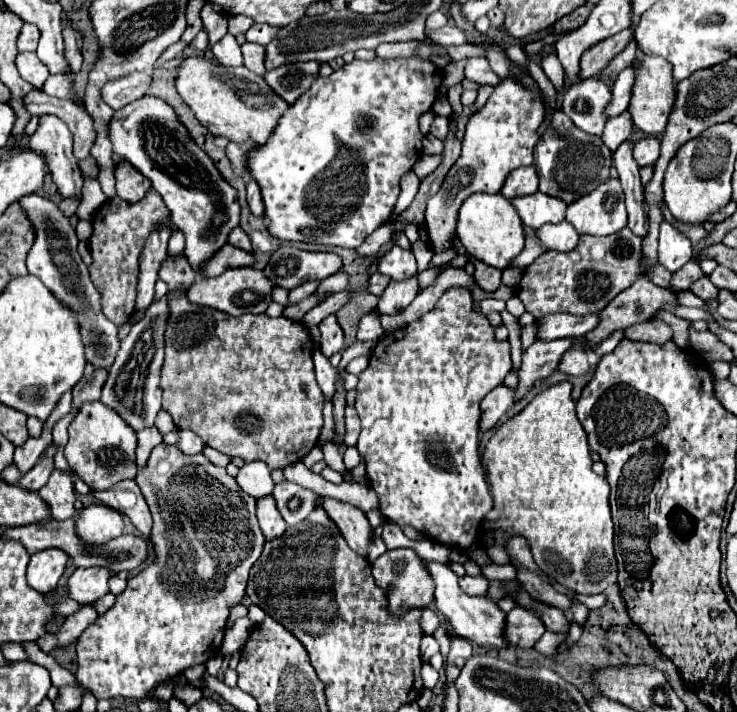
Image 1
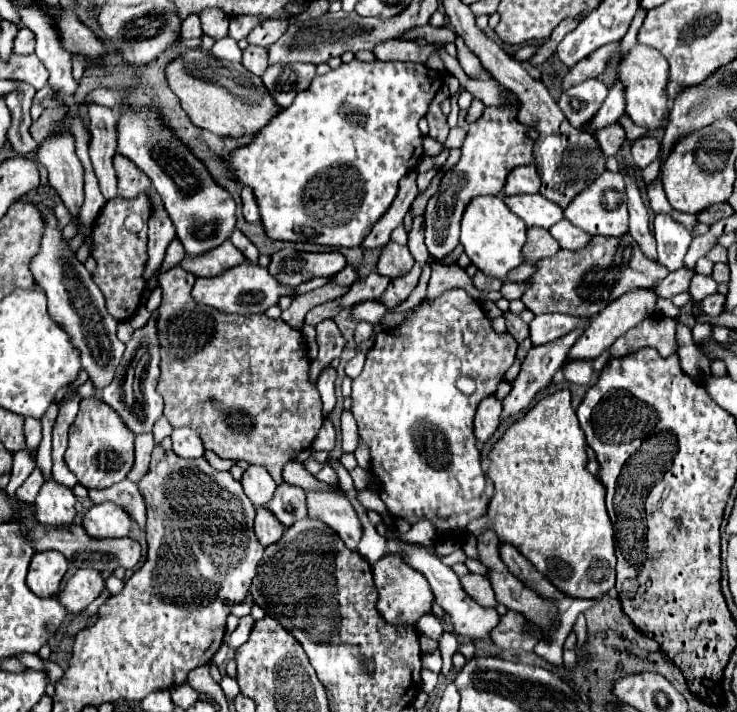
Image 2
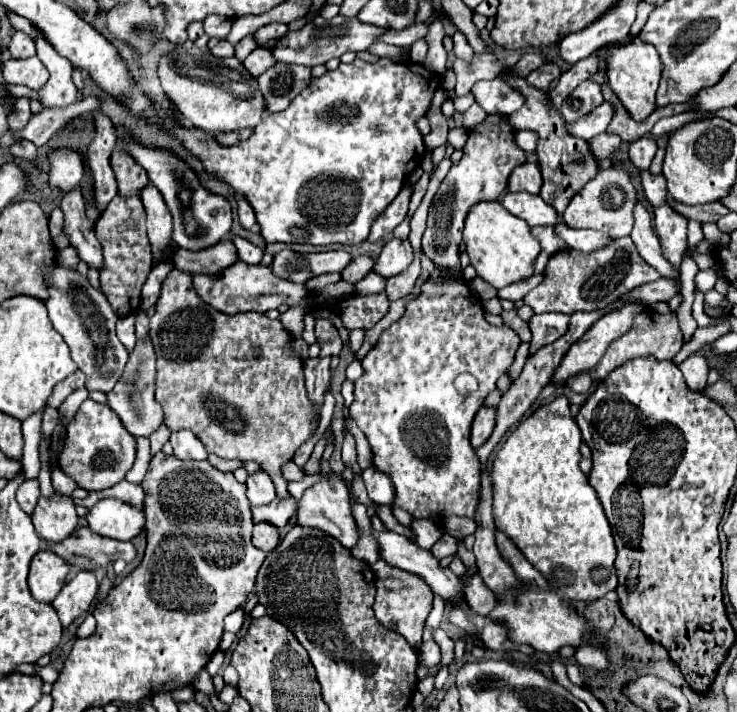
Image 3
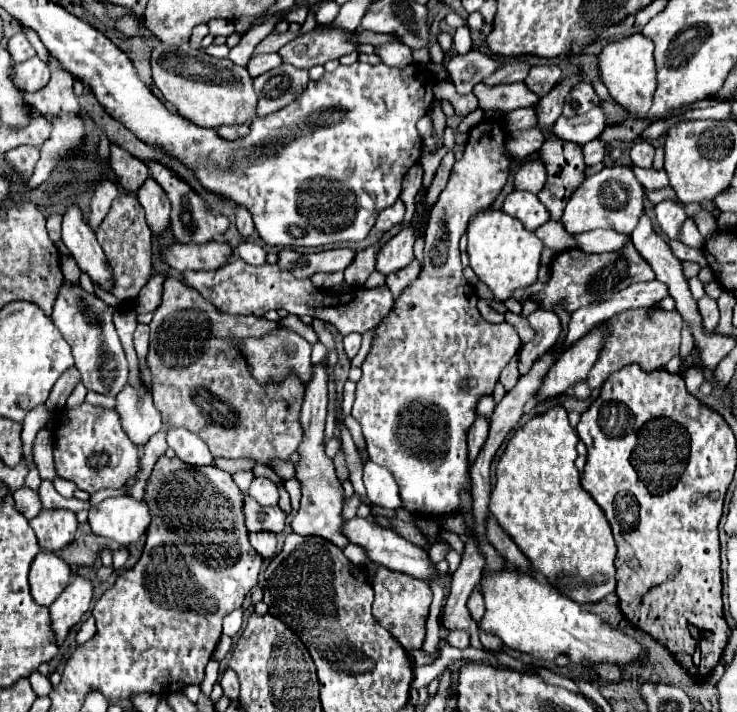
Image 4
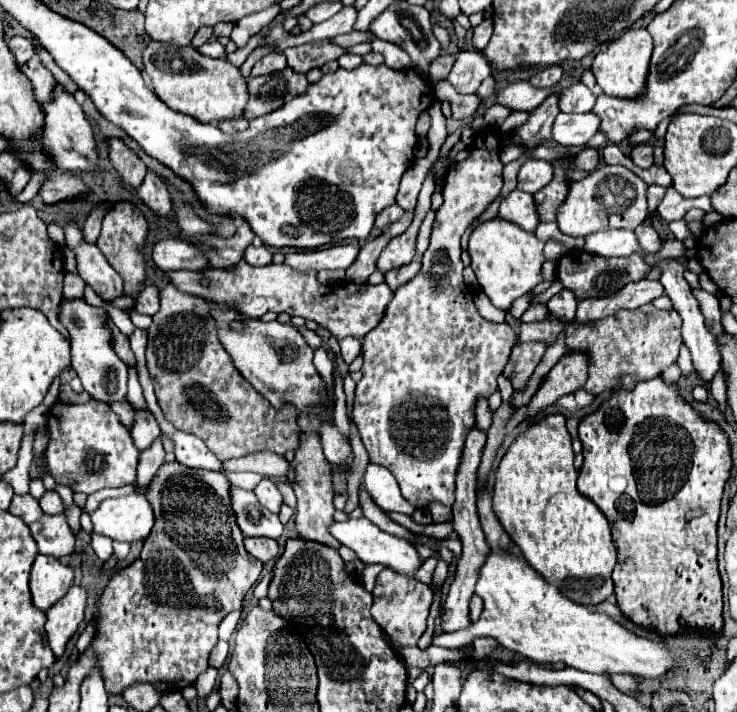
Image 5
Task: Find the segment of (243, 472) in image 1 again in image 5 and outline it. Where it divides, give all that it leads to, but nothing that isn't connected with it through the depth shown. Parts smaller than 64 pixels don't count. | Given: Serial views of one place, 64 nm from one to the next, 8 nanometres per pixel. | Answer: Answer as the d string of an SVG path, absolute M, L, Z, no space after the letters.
M264 478L256 488L254 488L254 494L258 498L258 502L272 510L272 512L278 512L280 510L280 504L282 504L282 494L278 492L276 484L270 480L270 478Z

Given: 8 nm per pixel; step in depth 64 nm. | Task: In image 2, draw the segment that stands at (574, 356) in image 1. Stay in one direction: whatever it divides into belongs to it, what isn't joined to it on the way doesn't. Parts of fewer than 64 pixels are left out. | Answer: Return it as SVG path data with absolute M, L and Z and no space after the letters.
M566 360L562 366L562 372L568 382L572 384L588 384L592 380L592 368L586 360Z

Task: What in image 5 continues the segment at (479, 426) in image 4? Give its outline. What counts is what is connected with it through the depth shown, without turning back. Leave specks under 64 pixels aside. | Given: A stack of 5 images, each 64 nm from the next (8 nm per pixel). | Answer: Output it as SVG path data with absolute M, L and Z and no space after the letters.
M474 426L474 430L470 430L470 434L466 438L466 446L464 446L464 452L462 452L462 466L458 468L456 502L452 506L452 516L454 516L452 524L454 524L454 530L460 534L462 554L460 554L460 558L456 562L454 580L452 580L448 596L446 596L444 604L442 604L440 620L442 620L442 630L444 632L454 632L454 630L460 630L460 628L468 628L472 624L470 612L468 612L468 602L470 602L470 598L474 594L474 586L476 586L476 580L478 580L478 568L482 568L482 562L486 562L488 552L490 552L490 546L486 544L484 532L480 528L478 512L476 512L476 482L474 482L474 470L478 470L478 462L480 462L484 444L486 444L486 432Z

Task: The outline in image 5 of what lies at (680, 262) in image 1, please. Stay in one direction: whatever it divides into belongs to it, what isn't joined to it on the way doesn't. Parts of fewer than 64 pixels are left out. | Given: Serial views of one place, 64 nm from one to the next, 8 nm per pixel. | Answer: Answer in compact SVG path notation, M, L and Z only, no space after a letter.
M668 188L664 200L660 202L658 206L658 216L662 218L662 222L670 224L674 220L684 220L684 214L690 210L690 208L704 208L704 210L710 210L710 196L706 198L682 198L674 188Z

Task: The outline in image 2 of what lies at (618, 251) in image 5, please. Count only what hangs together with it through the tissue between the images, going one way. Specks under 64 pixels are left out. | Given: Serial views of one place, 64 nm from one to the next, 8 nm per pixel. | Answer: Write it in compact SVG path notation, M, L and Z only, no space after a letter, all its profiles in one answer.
M566 220L554 224L550 228L550 236L560 244L560 248L566 248L566 250L578 250L578 248L586 246L586 242L592 238L590 234L578 230L576 226L572 226Z

